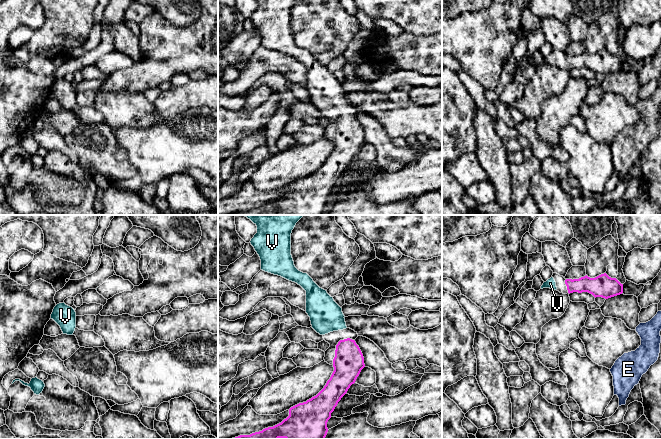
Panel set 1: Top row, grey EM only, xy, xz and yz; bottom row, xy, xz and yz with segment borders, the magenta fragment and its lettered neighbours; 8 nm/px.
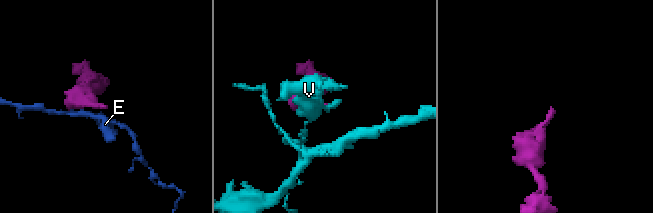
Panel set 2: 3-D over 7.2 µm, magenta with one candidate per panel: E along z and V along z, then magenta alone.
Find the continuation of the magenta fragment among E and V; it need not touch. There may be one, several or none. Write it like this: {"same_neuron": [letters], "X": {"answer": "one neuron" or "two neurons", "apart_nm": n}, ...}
{"same_neuron": ["V"], "E": {"answer": "two neurons", "apart_nm": 280}, "V": {"answer": "one neuron", "apart_nm": 80}}

